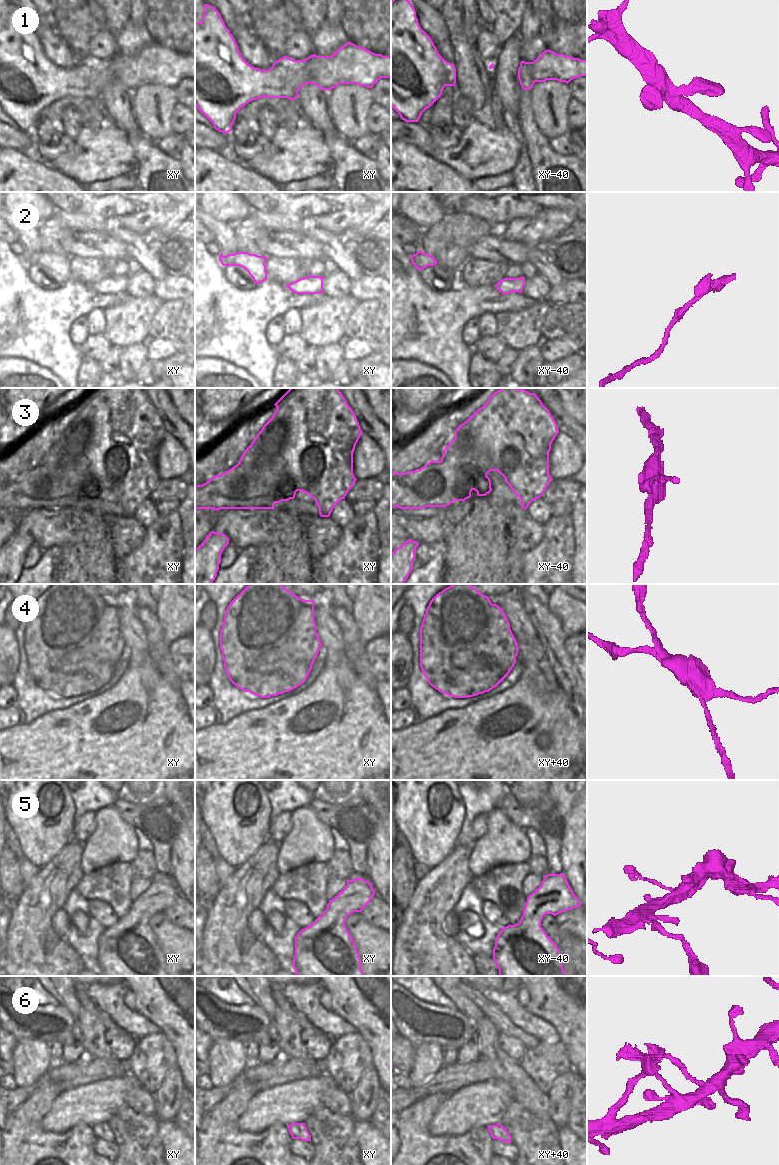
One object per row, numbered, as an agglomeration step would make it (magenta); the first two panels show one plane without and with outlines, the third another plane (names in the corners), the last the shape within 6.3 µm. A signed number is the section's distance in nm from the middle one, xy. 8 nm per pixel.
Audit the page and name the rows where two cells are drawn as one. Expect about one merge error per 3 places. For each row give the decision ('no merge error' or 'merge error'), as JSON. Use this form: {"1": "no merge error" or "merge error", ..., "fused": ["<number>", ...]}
{"1": "no merge error", "2": "no merge error", "3": "merge error", "4": "merge error", "5": "no merge error", "6": "merge error", "fused": ["3", "4", "6"]}

